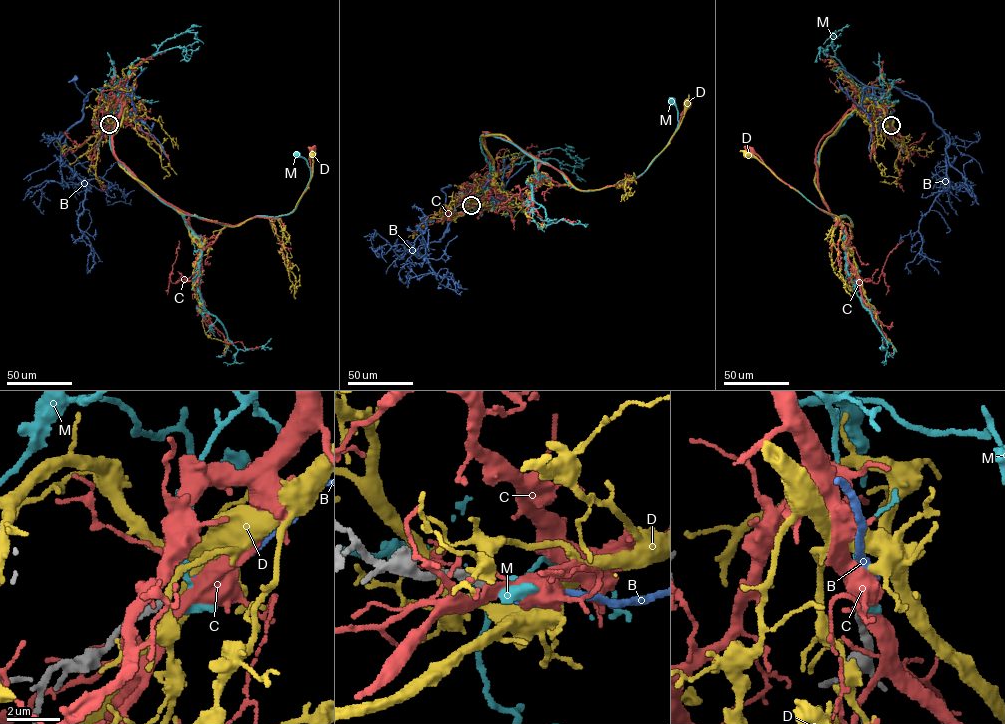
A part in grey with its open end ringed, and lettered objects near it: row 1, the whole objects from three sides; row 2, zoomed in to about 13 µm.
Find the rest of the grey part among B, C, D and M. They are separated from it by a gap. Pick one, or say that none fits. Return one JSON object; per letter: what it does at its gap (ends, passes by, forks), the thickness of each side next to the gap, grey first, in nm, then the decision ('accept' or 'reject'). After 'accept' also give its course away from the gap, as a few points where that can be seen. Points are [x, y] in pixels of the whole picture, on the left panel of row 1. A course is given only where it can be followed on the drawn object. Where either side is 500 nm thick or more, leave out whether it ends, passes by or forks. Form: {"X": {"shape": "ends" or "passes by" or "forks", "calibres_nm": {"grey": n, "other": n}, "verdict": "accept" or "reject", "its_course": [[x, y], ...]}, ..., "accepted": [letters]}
{"B": {"shape": "ends", "calibres_nm": {"grey": 240, "other": 240}, "verdict": "accept", "its_course": [[110, 124], [133, 114], [131, 87], [90, 91], [60, 140], [86, 188], [88, 273]]}, "C": {"shape": "forks", "calibres_nm": {"grey": 240, "other": 380}, "verdict": "reject"}, "D": {"calibres_nm": {"grey": 240, "other": 600}, "verdict": "reject"}, "M": {"shape": "passes by", "calibres_nm": {"grey": 240, "other": 360}, "verdict": "reject"}, "accepted": ["B"]}

